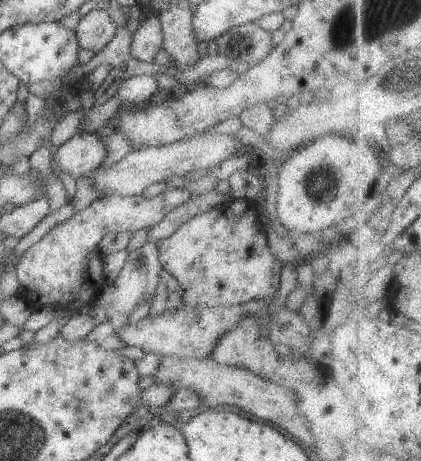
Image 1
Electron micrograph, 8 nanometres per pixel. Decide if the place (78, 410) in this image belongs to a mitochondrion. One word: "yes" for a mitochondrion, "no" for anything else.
no

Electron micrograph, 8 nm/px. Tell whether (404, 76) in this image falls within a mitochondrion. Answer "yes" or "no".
yes

